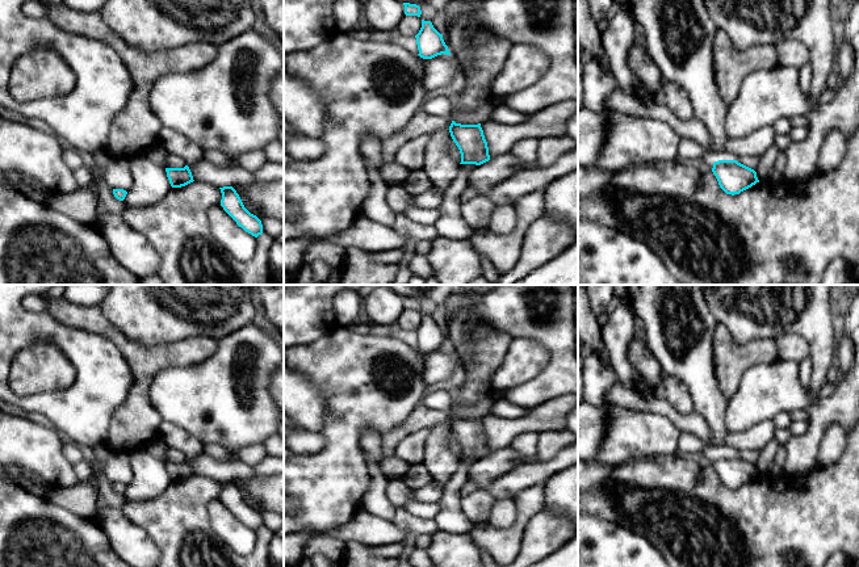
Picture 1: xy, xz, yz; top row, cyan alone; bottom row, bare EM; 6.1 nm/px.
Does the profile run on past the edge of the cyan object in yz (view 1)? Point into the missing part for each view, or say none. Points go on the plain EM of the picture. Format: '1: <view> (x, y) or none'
1: none

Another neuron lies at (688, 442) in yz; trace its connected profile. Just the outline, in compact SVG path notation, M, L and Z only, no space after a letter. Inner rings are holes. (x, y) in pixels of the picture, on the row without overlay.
M682 432L678 441L678 450L696 457L704 452L708 452L708 448L697 436L688 432Z

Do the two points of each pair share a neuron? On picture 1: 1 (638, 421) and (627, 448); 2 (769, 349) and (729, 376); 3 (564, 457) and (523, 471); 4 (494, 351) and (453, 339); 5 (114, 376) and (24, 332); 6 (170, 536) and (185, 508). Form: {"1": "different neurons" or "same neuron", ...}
{"1": "same neuron", "2": "same neuron", "3": "same neuron", "4": "same neuron", "5": "same neuron", "6": "same neuron"}

